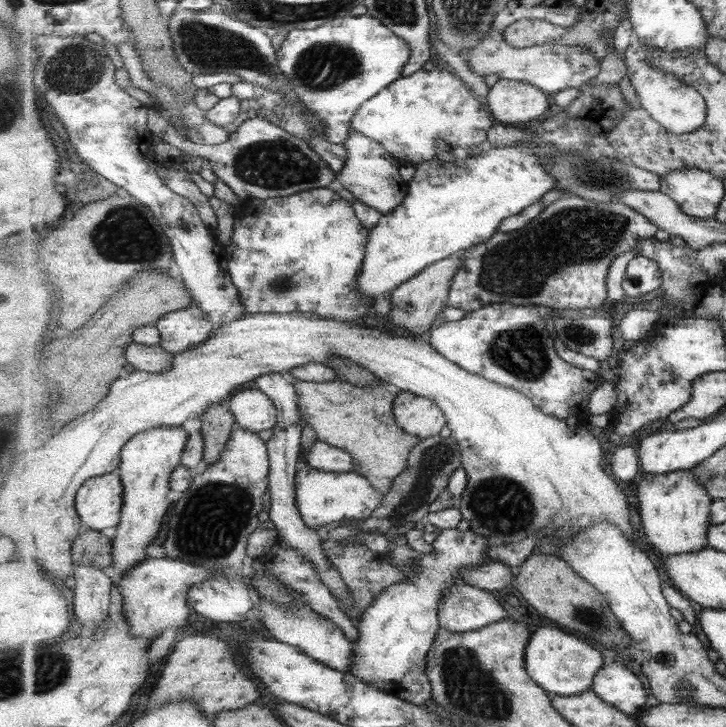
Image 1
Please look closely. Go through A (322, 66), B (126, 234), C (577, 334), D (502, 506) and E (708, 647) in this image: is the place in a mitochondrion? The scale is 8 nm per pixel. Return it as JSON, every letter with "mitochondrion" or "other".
{"A":"mitochondrion","B":"mitochondrion","C":"mitochondrion","D":"mitochondrion","E":"other"}

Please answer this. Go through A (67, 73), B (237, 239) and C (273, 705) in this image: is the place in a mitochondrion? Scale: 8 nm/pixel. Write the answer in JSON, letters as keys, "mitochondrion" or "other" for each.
{"A":"mitochondrion","B":"other","C":"other"}

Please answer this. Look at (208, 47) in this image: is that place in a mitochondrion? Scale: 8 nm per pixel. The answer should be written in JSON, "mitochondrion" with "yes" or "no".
{"mitochondrion":"yes"}

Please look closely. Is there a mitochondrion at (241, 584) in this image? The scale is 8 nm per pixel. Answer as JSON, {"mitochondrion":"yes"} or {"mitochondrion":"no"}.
{"mitochondrion":"no"}

